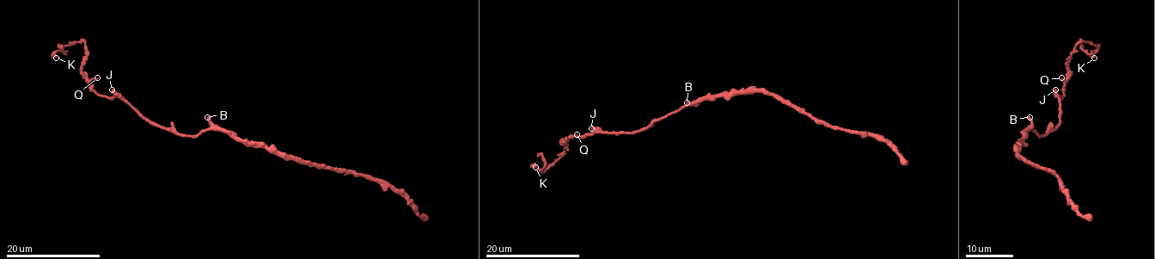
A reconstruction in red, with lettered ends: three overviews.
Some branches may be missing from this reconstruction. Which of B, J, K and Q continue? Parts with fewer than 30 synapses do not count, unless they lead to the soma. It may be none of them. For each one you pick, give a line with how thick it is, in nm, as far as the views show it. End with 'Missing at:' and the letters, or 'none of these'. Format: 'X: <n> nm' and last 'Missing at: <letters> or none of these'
B: 400 nm
Missing at: B

